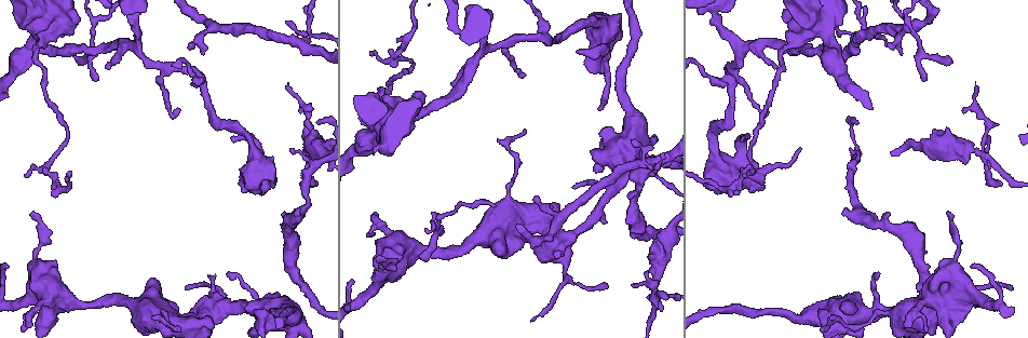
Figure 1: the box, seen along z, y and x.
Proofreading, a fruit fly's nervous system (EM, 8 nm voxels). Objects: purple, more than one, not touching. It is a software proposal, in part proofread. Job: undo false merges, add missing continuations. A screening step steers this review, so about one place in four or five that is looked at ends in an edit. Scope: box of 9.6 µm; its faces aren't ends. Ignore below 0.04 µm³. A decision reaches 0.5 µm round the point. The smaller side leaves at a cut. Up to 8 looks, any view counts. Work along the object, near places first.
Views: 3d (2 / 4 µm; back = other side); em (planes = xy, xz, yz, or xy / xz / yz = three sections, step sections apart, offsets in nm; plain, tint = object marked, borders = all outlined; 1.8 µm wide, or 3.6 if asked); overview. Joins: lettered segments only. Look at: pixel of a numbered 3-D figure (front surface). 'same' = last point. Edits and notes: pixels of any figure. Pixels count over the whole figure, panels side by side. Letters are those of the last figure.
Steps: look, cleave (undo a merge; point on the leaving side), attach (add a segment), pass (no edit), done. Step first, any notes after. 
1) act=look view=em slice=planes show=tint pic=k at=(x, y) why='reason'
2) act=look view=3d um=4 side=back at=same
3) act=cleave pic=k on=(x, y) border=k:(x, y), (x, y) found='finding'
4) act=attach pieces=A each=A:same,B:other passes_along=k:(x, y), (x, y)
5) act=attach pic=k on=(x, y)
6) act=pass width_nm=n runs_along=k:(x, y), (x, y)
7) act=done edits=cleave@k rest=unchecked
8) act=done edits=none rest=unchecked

act=look view=3d um=4 pic=1 at=(55, 20) why='abrupt turn'

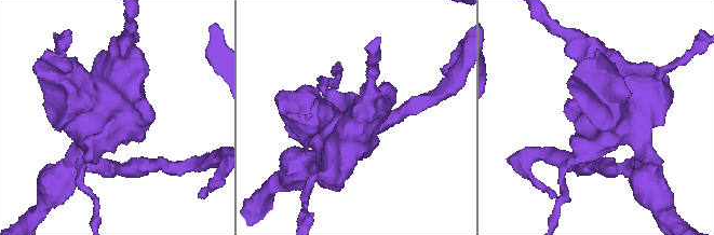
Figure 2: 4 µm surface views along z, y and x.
act=look view=em um=3.6 slice=planes show=borders pic=2 at=(116, 119)

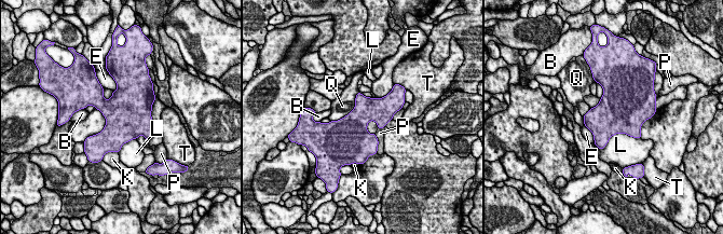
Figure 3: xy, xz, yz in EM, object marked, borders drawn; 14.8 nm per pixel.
act=pass each=B:other,E:other,K:other,L:other,P:other,Q:other,T:other border=3:(374, 134), (378, 140), (378, 150) found='continuous, no second neuron'

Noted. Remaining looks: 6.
act=look view=em slice=planes show=tint pic=1 at=(136, 19) why='sharp bend'

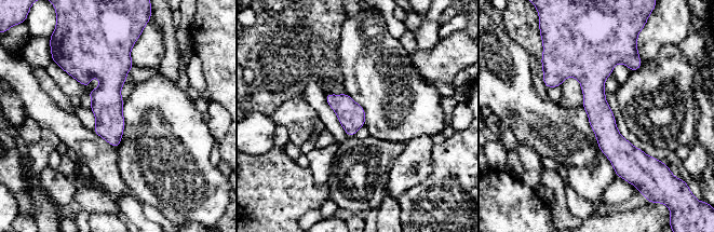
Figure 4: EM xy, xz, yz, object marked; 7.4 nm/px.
act=look view=em slice=planes show=borders at=same why='what lies round it'

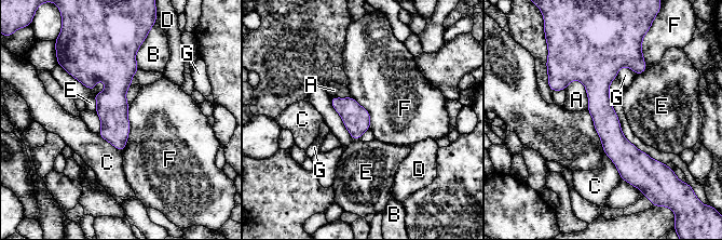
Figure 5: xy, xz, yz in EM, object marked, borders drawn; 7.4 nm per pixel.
act=pass width_nm=190 each=A:other,B:other,C:other,D:other,E:other,F:other,G:other found='all the same neuron'

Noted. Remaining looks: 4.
act=look view=3d um=4 pic=1 at=(646, 164) why='sharp bend'

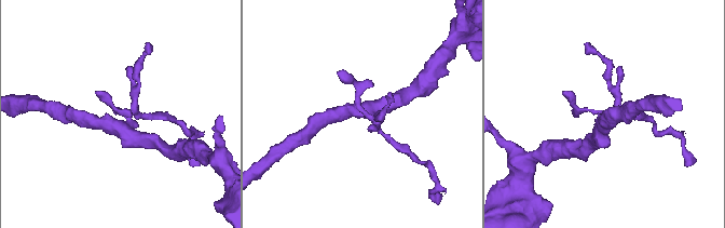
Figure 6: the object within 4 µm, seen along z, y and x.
act=look view=em slice=planes show=borders pic=6 at=(359, 112) why='now the EM'

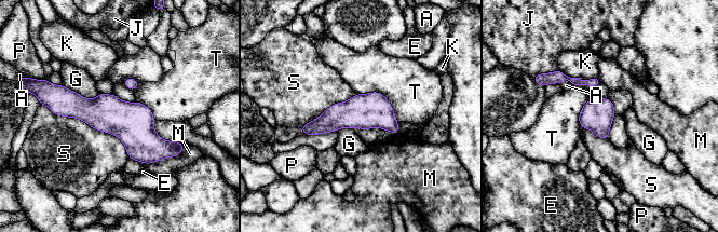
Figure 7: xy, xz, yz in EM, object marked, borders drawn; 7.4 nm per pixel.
act=pass each=A:other,E:other,G:other,J:other,K:other,M:other,P:other,S:other,T:other runs_along=7:(55, 106), (177, 145) found='all the same neuron'

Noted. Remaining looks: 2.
act=done edits=none rest=unchecked

